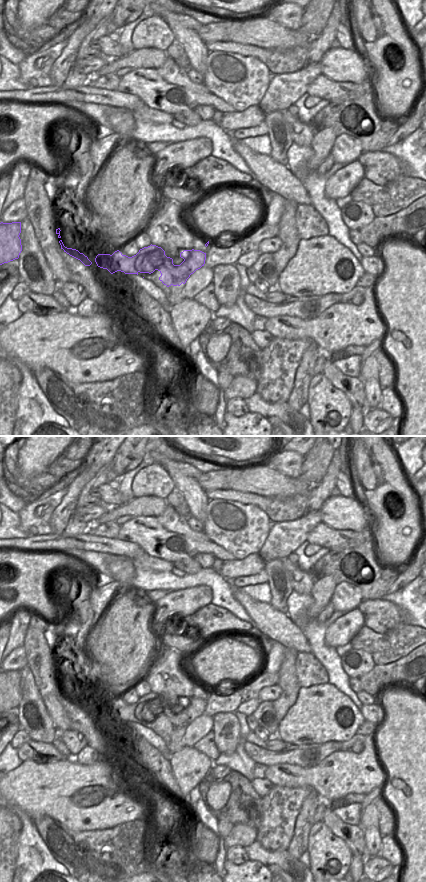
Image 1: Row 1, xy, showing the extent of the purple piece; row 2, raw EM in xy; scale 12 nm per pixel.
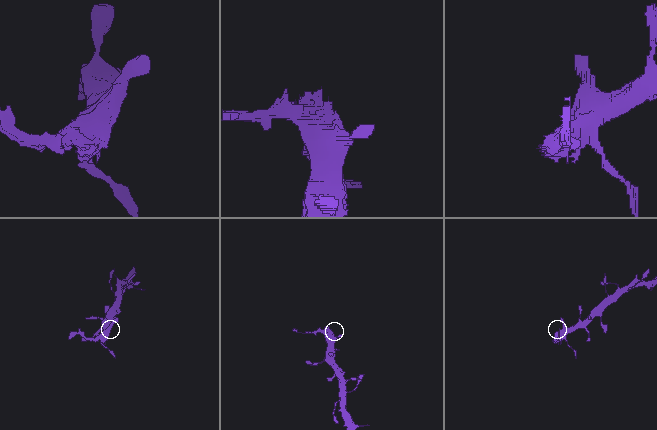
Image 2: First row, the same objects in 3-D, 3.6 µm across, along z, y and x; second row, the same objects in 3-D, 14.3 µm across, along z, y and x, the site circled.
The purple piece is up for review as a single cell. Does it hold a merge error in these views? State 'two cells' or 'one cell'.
two cells

